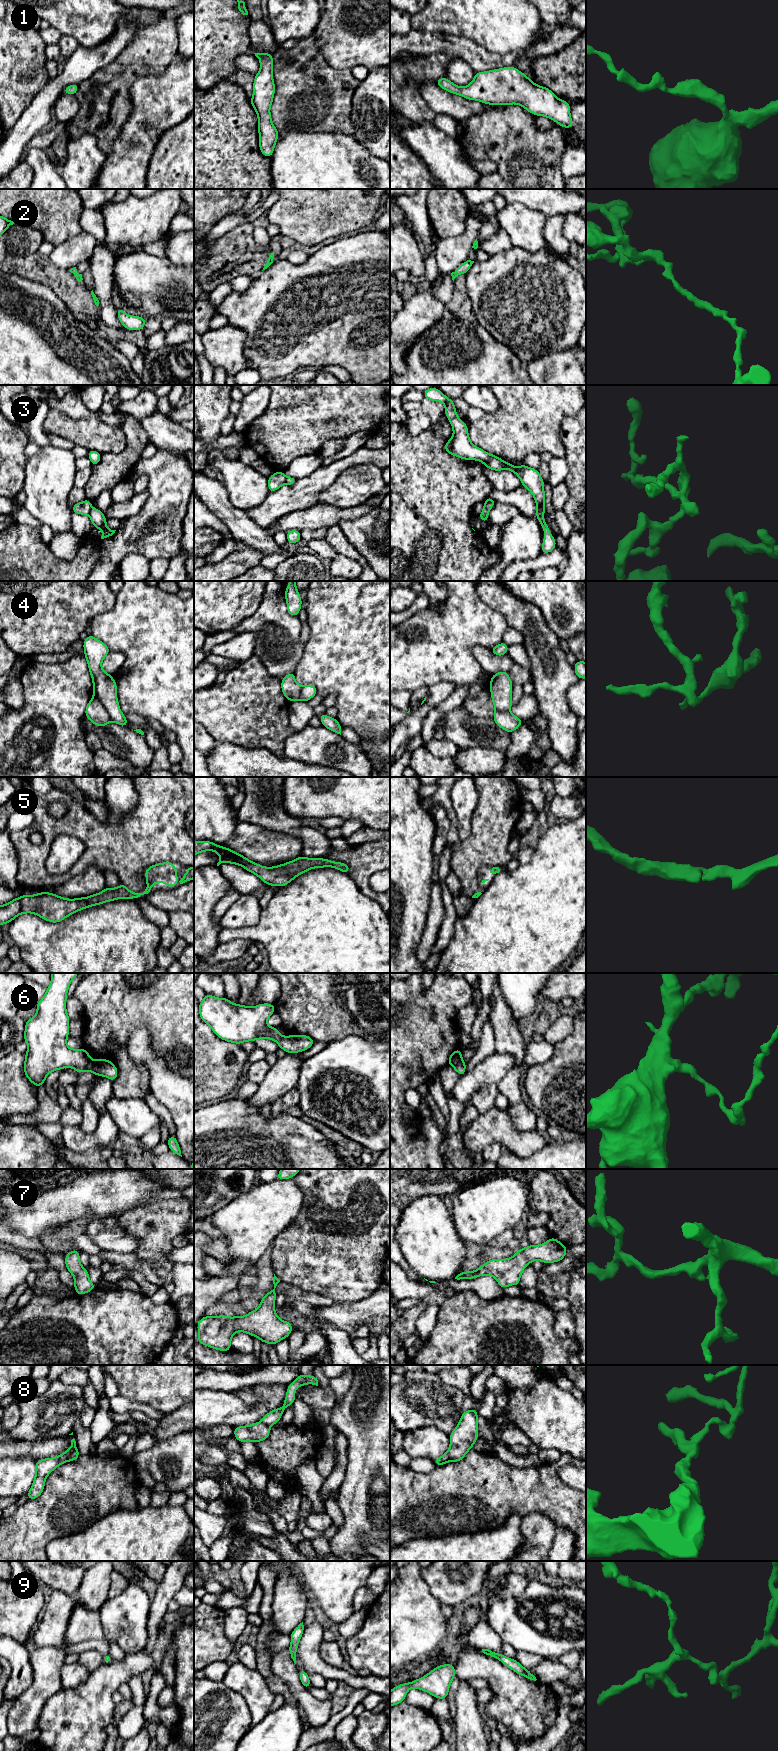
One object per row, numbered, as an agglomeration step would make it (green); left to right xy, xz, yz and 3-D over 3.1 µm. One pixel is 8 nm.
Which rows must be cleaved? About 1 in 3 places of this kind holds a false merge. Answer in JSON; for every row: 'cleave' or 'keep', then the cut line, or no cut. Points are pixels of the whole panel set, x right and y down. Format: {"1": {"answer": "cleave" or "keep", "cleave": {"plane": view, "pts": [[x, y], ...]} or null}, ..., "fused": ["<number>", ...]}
{"1": {"answer": "keep", "cleave": null}, "2": {"answer": "keep", "cleave": null}, "3": {"answer": "cleave", "cleave": {"plane": "xy", "pts": [[91, 508], [88, 514]]}}, "4": {"answer": "cleave", "cleave": {"plane": "xy", "pts": [[94, 694], [112, 720]]}}, "5": {"answer": "keep", "cleave": null}, "6": {"answer": "cleave", "cleave": {"plane": "xy", "pts": [[90, 1059], [83, 1068], [76, 1070]]}}, "7": {"answer": "keep", "cleave": null}, "8": {"answer": "cleave", "cleave": {"plane": "xy", "pts": [[76, 1448], [68, 1455], [66, 1460]]}}, "9": {"answer": "keep", "cleave": null}, "fused": ["3", "4", "6", "8"]}

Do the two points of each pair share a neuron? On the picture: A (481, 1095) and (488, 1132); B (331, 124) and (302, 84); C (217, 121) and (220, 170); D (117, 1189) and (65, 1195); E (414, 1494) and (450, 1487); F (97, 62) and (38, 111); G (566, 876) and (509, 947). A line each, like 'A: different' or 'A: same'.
A: different
B: same
C: same
D: same
E: same
F: same
G: same

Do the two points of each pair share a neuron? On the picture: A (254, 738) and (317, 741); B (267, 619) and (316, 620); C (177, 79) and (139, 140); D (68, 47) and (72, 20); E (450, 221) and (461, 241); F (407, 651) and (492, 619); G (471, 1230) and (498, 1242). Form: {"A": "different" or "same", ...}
{"A": "different", "B": "different", "C": "same", "D": "different", "E": "different", "F": "same", "G": "different"}

